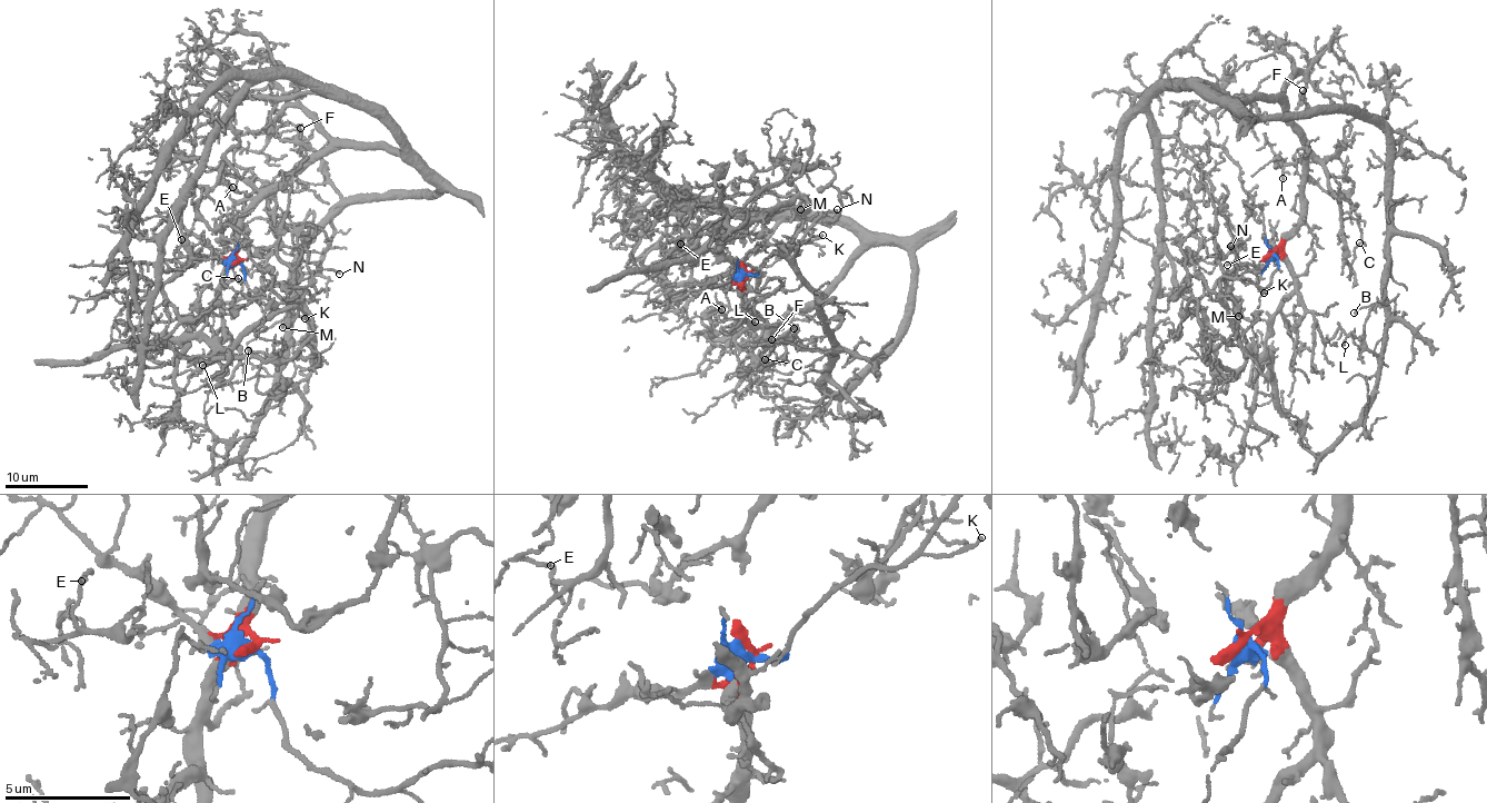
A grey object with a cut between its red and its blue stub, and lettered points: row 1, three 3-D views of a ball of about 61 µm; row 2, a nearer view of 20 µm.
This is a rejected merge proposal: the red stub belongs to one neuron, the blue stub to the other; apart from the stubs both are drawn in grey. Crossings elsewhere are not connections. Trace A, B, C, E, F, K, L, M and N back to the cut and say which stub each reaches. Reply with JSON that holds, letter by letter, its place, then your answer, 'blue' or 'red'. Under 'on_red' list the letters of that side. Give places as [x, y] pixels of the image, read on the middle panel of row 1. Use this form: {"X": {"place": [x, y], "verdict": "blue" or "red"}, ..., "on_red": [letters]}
{"A": {"place": [721, 309], "verdict": "red"}, "B": {"place": [794, 328], "verdict": "red"}, "C": {"place": [765, 359], "verdict": "red"}, "E": {"place": [680, 244], "verdict": "red"}, "F": {"place": [771, 339], "verdict": "red"}, "K": {"place": [822, 235], "verdict": "blue"}, "L": {"place": [755, 321], "verdict": "red"}, "M": {"place": [800, 209], "verdict": "blue"}, "N": {"place": [837, 209], "verdict": "blue"}, "on_red": ["A", "B", "C", "E", "F", "L"]}

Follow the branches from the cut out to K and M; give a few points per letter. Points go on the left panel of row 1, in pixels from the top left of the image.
K: (236, 263), (242, 269), (249, 295), (305, 318)
M: (236, 263), (242, 269), (249, 295), (276, 309), (311, 300), (306, 290), (296, 317), (281, 328)

